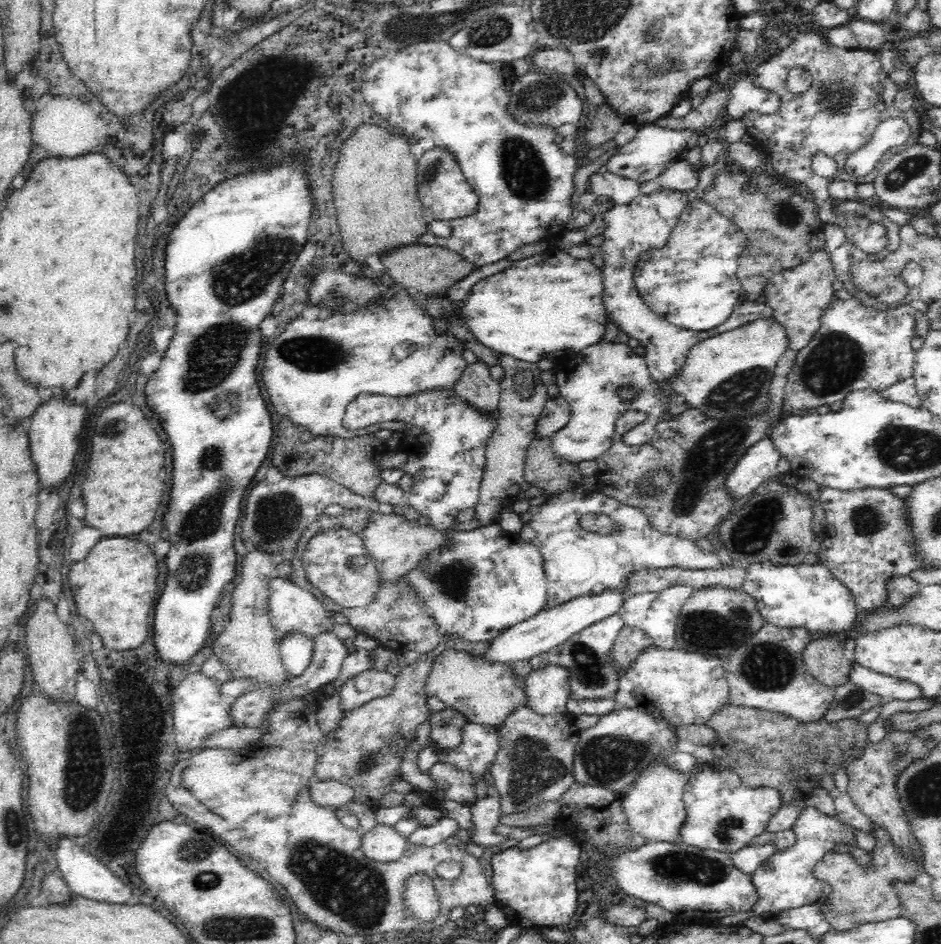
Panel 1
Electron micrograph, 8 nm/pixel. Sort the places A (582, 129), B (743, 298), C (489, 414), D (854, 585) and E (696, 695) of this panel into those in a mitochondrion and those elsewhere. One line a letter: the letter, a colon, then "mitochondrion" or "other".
A: other
B: other
C: other
D: other
E: other

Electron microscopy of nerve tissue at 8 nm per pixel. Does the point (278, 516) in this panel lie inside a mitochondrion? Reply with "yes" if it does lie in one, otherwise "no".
yes

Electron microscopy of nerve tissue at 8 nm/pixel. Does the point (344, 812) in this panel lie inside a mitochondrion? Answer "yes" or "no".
no

